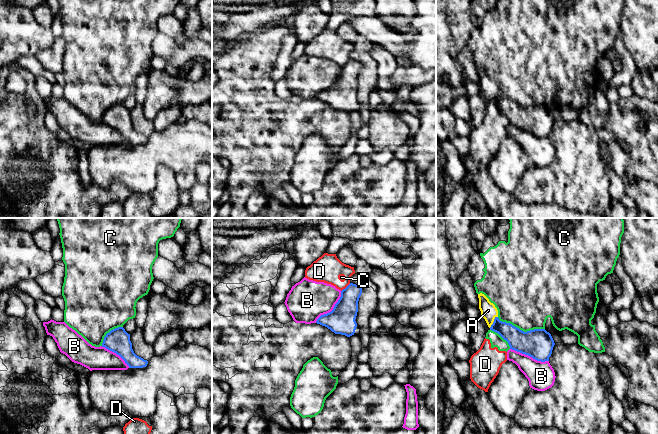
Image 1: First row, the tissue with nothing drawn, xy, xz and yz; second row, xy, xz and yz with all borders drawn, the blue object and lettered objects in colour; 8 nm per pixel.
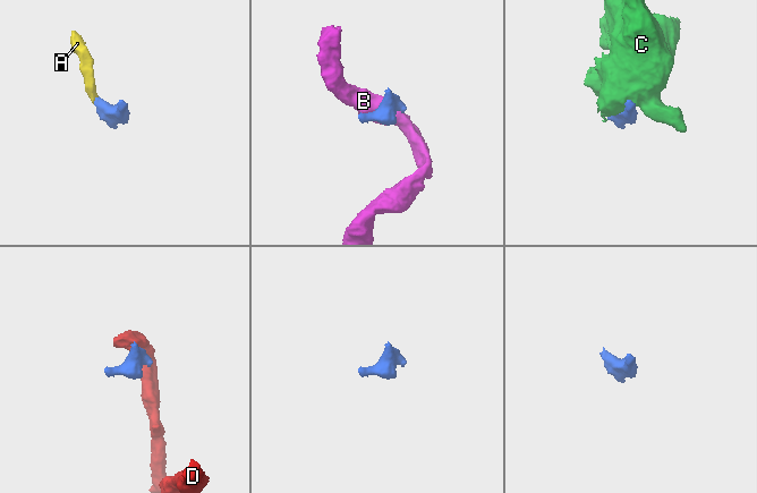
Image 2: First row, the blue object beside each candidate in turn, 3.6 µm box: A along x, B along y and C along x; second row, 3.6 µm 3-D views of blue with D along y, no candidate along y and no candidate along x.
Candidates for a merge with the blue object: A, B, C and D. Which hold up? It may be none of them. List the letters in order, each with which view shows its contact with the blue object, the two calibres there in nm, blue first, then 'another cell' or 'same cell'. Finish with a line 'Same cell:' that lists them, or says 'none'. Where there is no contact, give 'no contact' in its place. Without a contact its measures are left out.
A: meets blue in yz; 170 nm thick on the blue side, 130 nm on the other; same cell
B: meets blue in yz; 240 nm thick on the blue side, 220 nm on the other; another cell
C: meets blue in yz; 240 nm thick on the blue side, 460 nm on the other; another cell
D: meets blue in xz; 200 nm thick on the blue side, 220 nm on the other; another cell
Same cell: A

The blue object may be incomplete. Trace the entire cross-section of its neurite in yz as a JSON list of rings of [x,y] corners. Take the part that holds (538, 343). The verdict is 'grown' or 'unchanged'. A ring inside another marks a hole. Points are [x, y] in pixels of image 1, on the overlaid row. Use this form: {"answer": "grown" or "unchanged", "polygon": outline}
{"answer": "grown", "polygon": [[[482,293],[478,294],[479,309],[490,330],[498,333],[510,346],[510,349],[528,355],[541,362],[549,361],[555,345],[549,332],[534,329],[527,332],[498,318],[498,310]]]}

